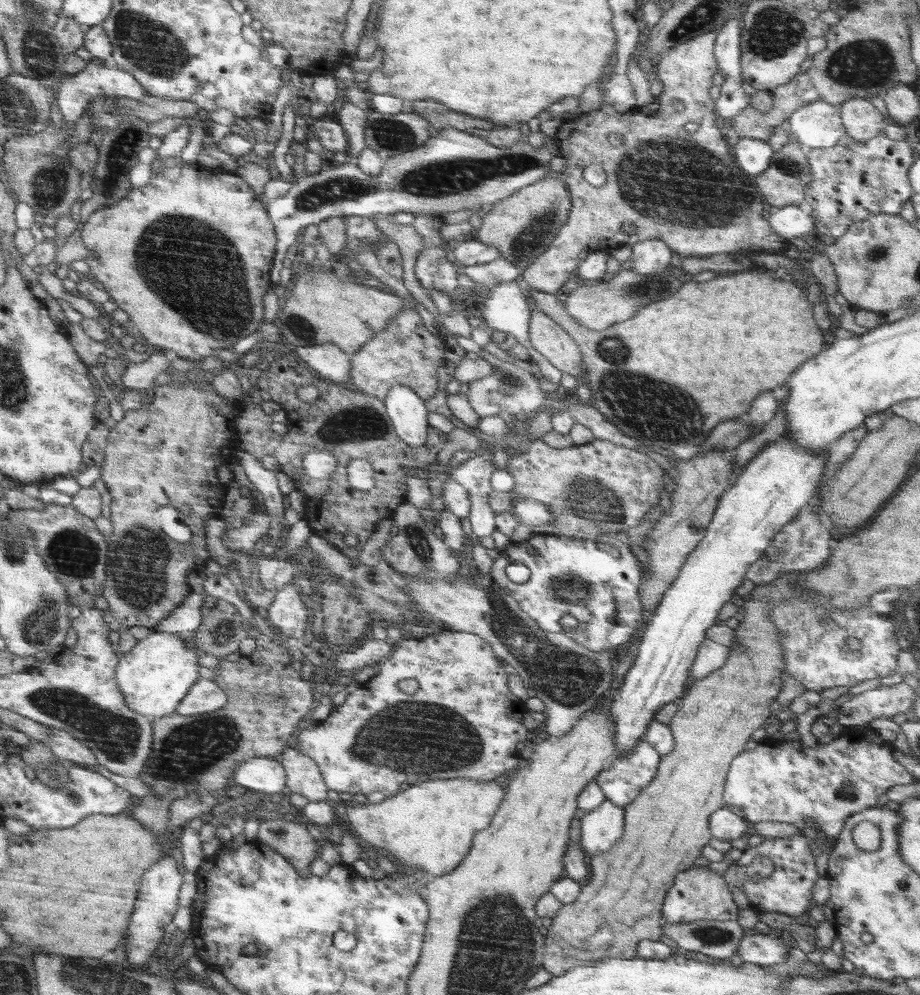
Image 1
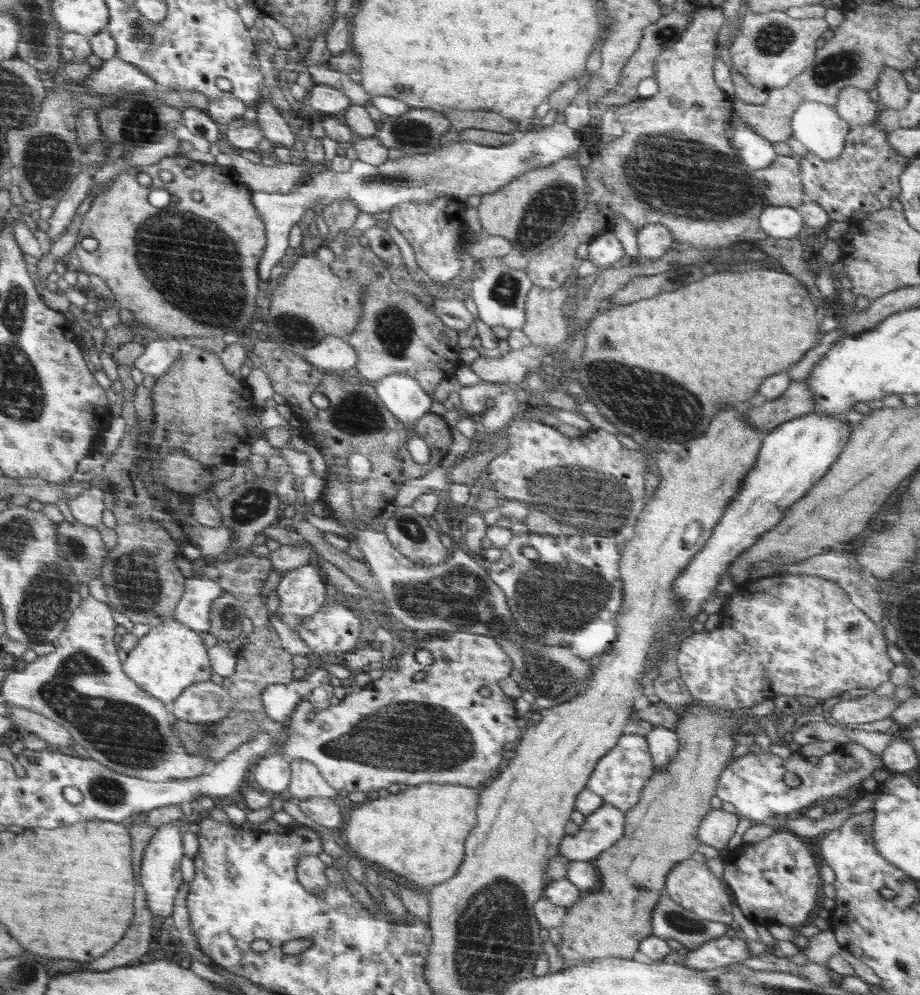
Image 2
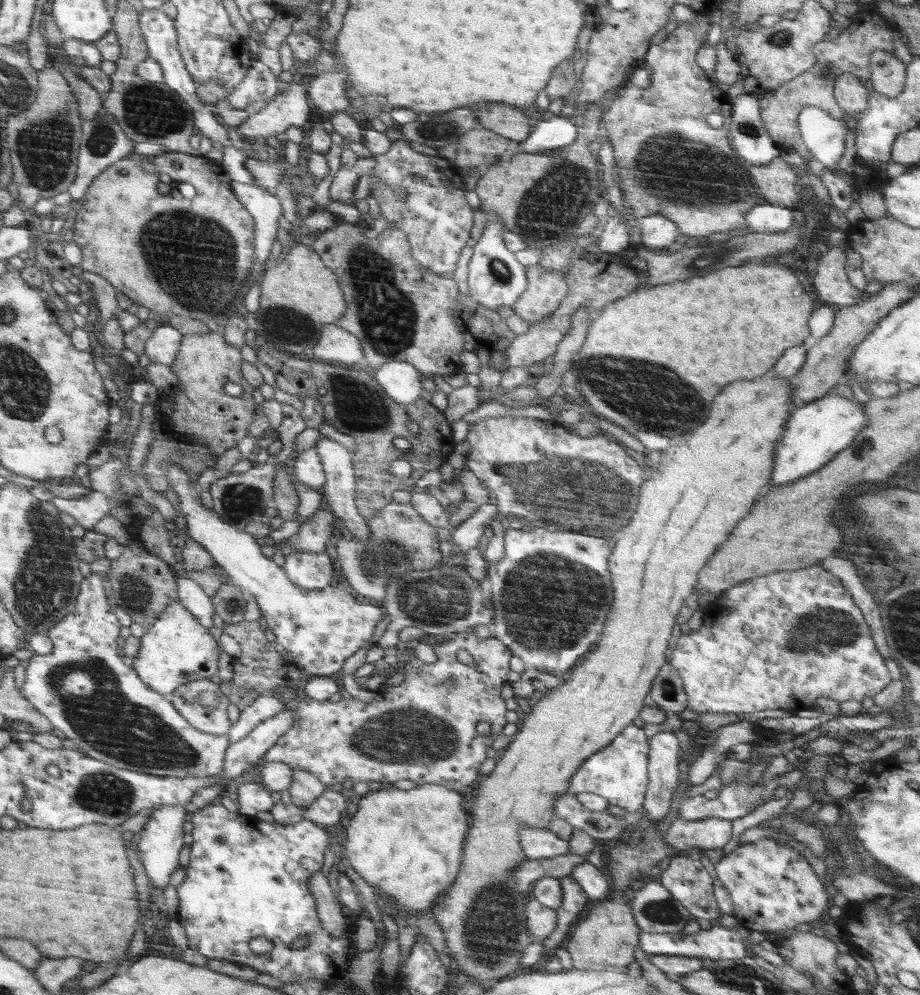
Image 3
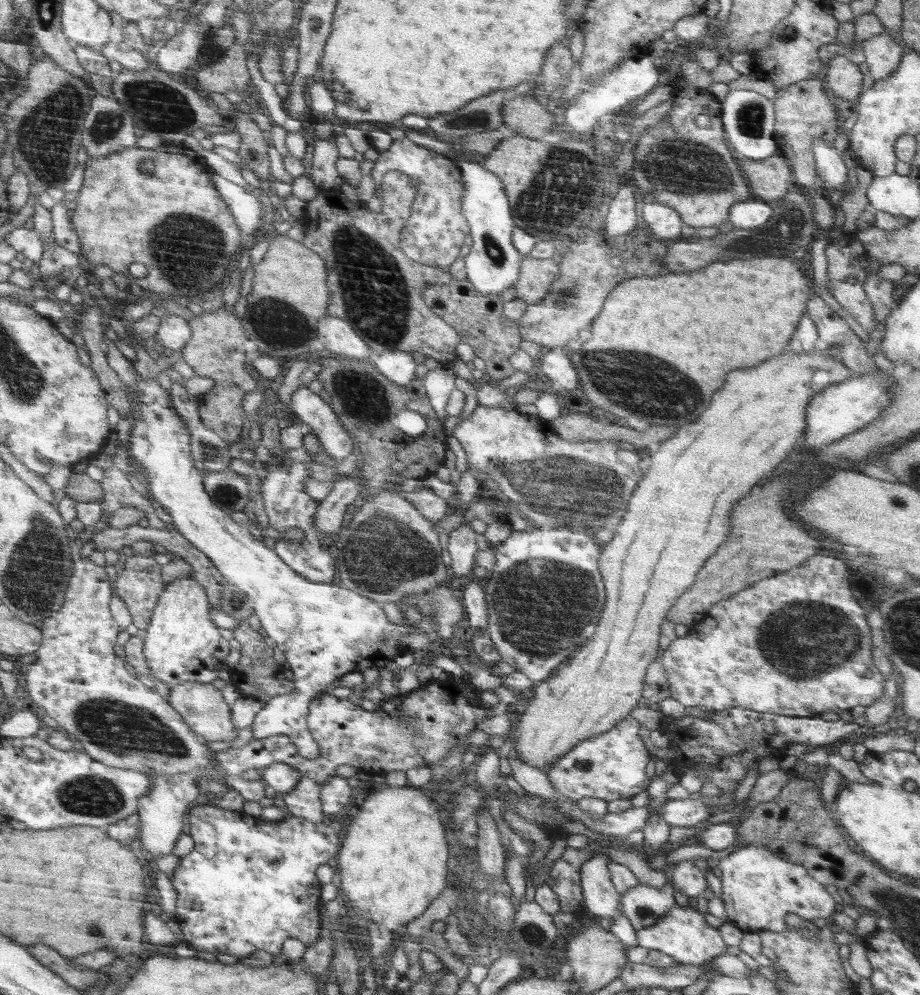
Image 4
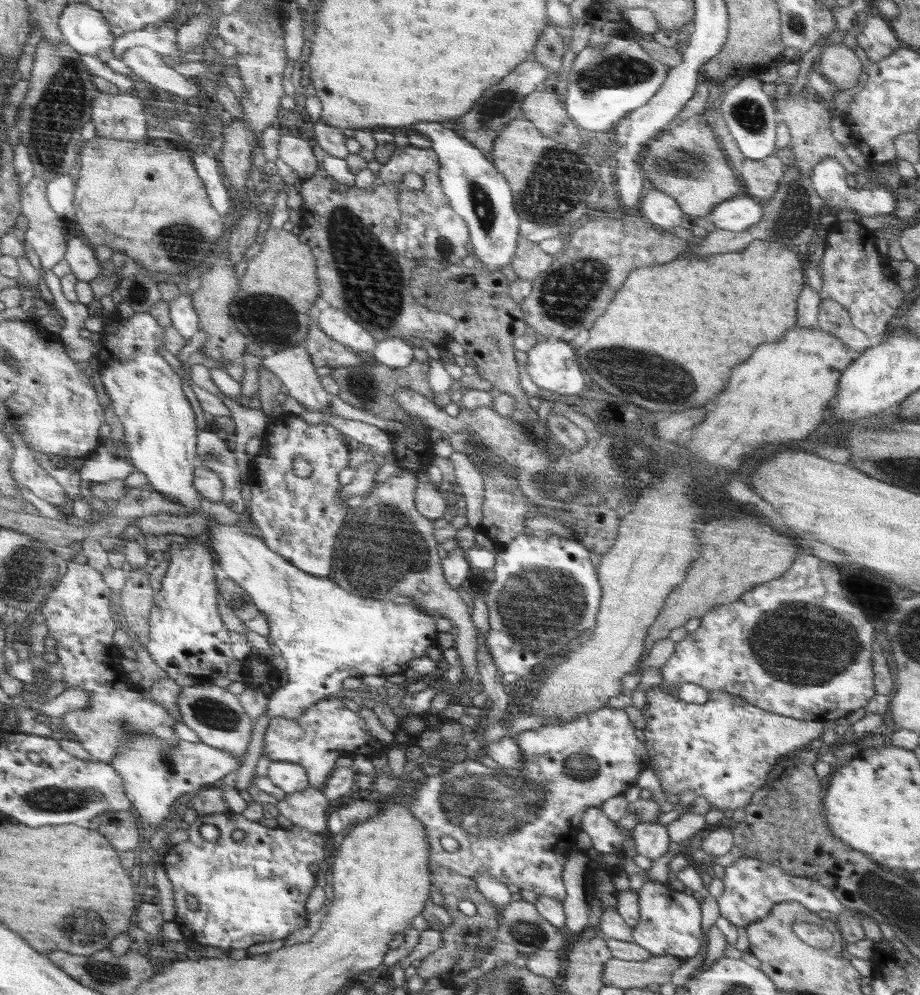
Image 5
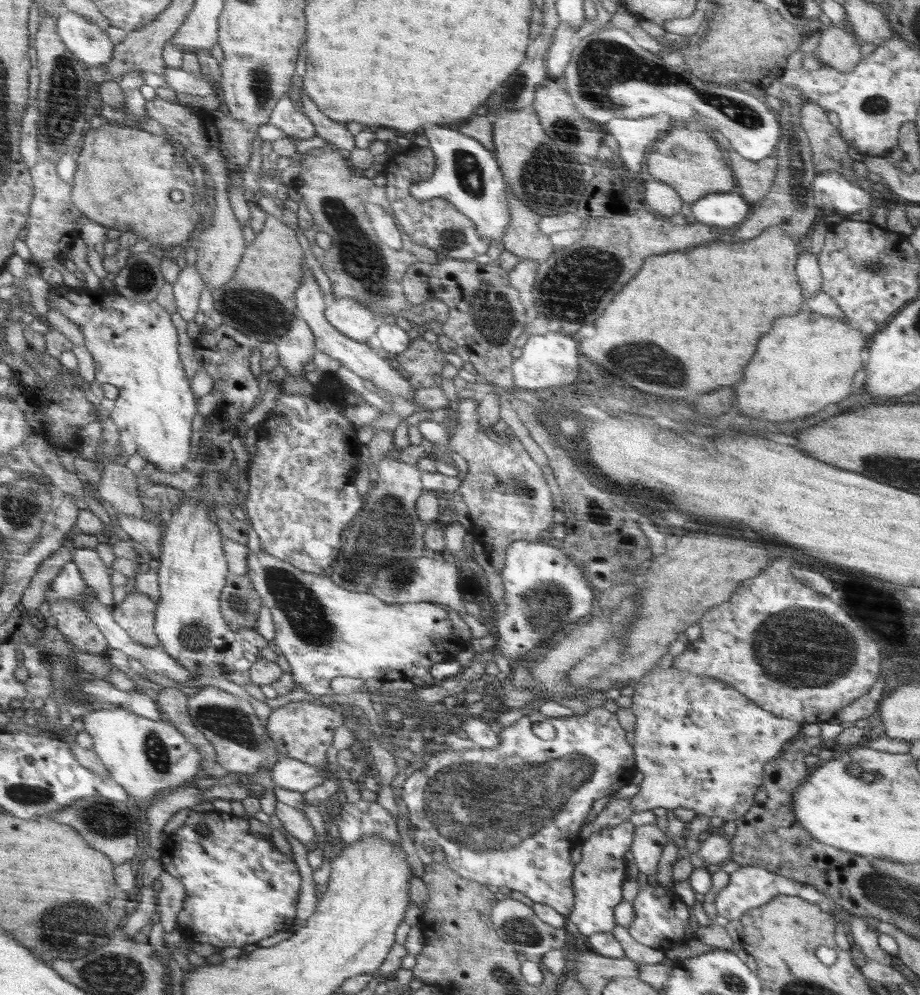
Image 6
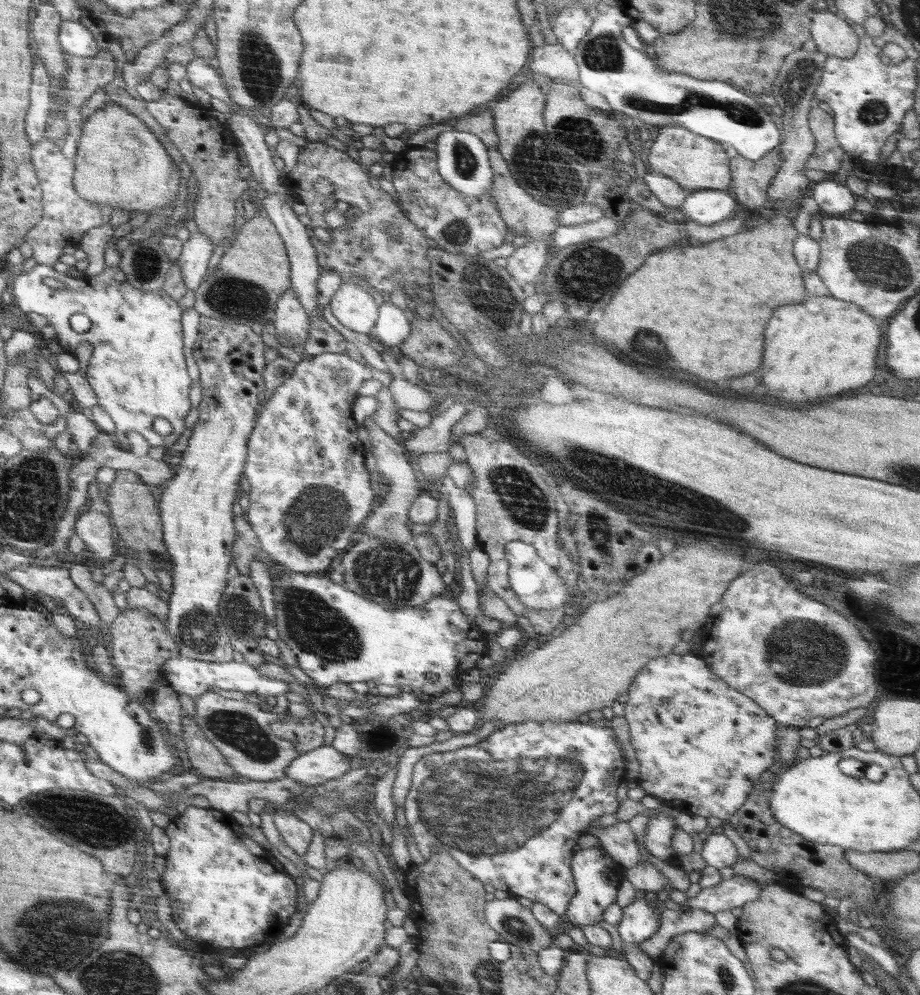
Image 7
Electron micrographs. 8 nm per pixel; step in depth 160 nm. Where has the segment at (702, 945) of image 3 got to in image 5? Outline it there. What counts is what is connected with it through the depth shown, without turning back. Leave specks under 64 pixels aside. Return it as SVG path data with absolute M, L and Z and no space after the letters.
M649 880L639 894L639 921L633 928L633 941L649 950L652 955L676 957L681 960L698 954L703 941L701 930L701 903L669 884Z

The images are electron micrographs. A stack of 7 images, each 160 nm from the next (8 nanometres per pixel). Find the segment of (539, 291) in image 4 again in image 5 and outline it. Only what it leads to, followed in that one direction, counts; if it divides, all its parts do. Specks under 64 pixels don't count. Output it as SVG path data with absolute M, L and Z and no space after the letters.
M518 236L517 251L514 252L512 268L518 279L534 281L540 273L548 271L553 263L552 254L544 253L538 243L532 243Z

